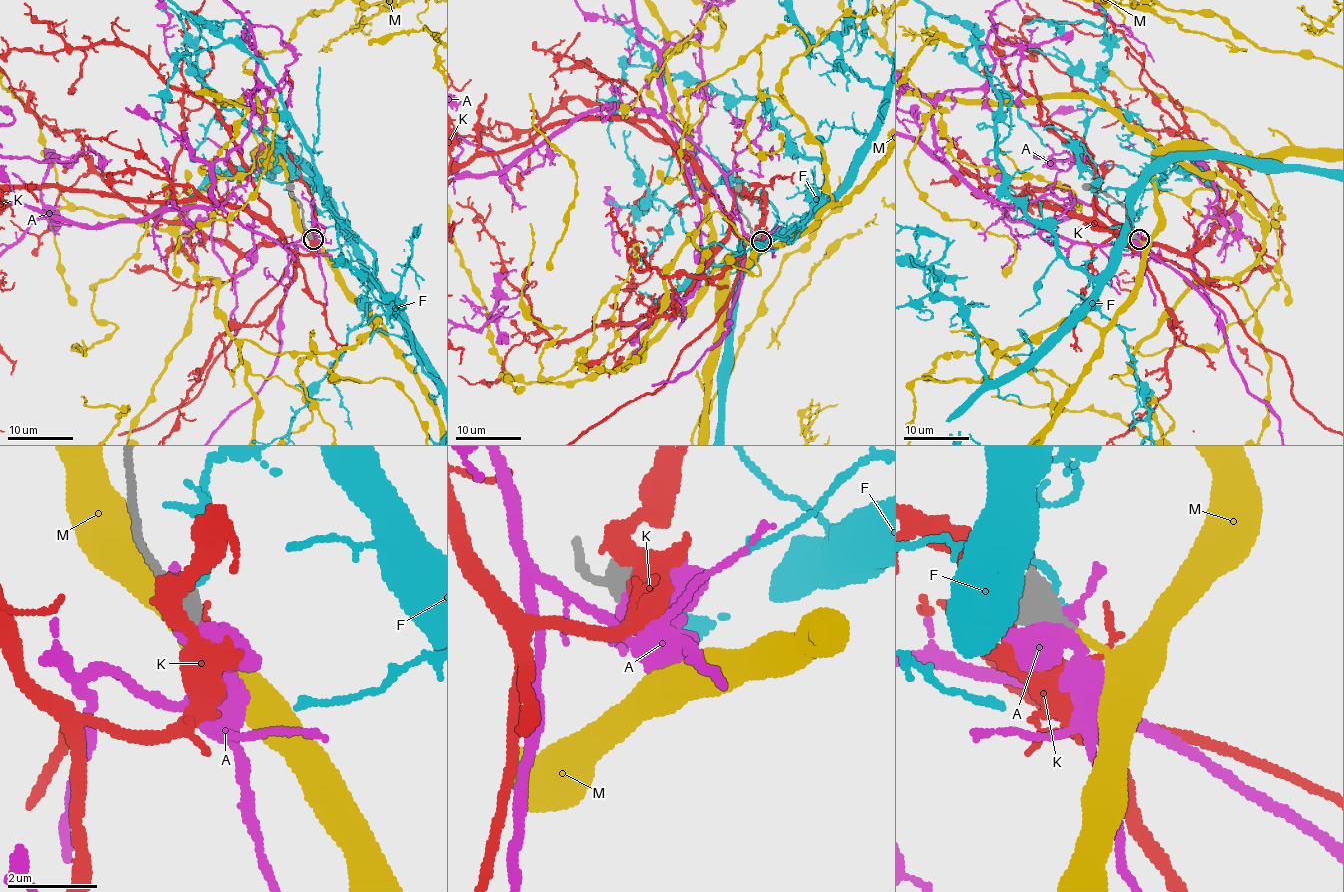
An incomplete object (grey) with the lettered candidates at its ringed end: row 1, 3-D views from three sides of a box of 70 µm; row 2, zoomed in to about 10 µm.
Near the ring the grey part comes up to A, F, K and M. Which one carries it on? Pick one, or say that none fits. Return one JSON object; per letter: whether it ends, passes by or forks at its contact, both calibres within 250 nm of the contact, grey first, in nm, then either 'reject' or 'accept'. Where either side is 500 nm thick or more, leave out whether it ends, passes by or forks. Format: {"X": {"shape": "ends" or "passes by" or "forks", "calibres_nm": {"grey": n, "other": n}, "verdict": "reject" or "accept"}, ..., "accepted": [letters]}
{"A": {"calibres_nm": {"grey": 700, "other": 500}, "verdict": "reject"}, "F": {"shape": "ends", "calibres_nm": {"grey": 480, "other": 160}, "verdict": "reject"}, "K": {"shape": "passes by", "calibres_nm": {"grey": 460, "other": 420}, "verdict": "reject"}, "M": {"shape": "ends", "calibres_nm": {"grey": 380, "other": 140}, "verdict": "accept"}, "accepted": ["M"]}

